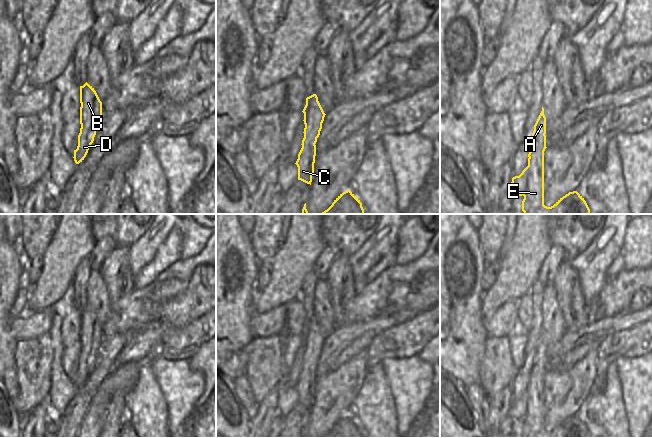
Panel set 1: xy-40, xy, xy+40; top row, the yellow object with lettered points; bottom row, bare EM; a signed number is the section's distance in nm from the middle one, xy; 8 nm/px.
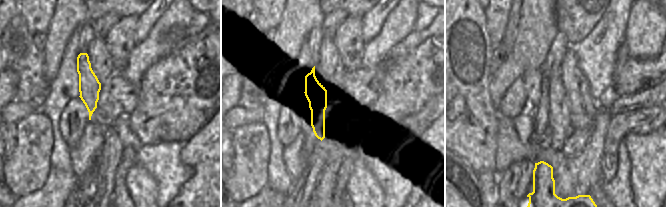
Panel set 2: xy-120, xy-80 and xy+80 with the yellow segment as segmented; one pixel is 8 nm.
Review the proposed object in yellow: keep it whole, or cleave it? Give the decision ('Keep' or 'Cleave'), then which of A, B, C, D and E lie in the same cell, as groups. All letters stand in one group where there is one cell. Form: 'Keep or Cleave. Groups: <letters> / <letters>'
Keep. Groups: A B C D E

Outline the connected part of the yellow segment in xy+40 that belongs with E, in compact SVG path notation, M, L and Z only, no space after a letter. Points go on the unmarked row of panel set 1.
M542 331L530 363L528 390L519 400L512 402L508 416L514 421L524 420L524 438L591 438L586 425L577 415L569 416L551 431L544 429L545 358L546 341Z

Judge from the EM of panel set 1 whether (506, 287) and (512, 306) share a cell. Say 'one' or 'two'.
two

